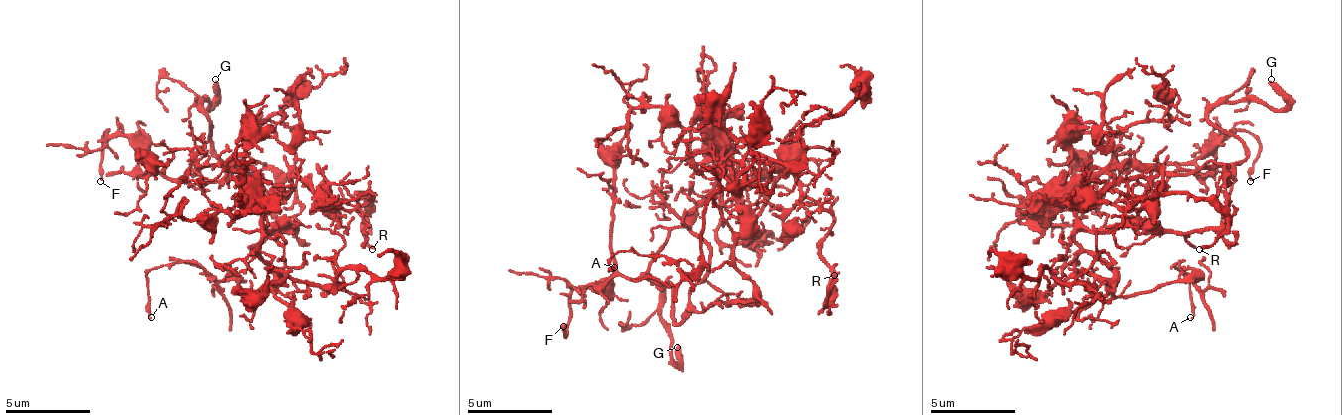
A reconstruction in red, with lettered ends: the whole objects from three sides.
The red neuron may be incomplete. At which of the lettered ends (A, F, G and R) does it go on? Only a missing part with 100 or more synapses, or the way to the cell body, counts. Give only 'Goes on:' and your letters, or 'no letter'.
Goes on: G

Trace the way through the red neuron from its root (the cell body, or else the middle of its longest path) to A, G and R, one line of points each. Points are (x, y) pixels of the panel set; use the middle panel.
A: (720, 165), (724, 152), (732, 190), (707, 203), (690, 271), (631, 250), (614, 267)
G: (720, 165), (690, 224), (707, 246), (690, 314), (677, 322), (669, 284), (660, 297), (677, 360), (677, 347)
R: (720, 165), (737, 165), (754, 224), (766, 207), (805, 220), (826, 212), (826, 301), (834, 275)

